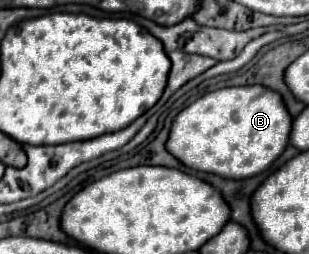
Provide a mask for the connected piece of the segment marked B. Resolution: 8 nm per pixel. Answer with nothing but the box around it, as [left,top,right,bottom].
[166,85,292,179]

